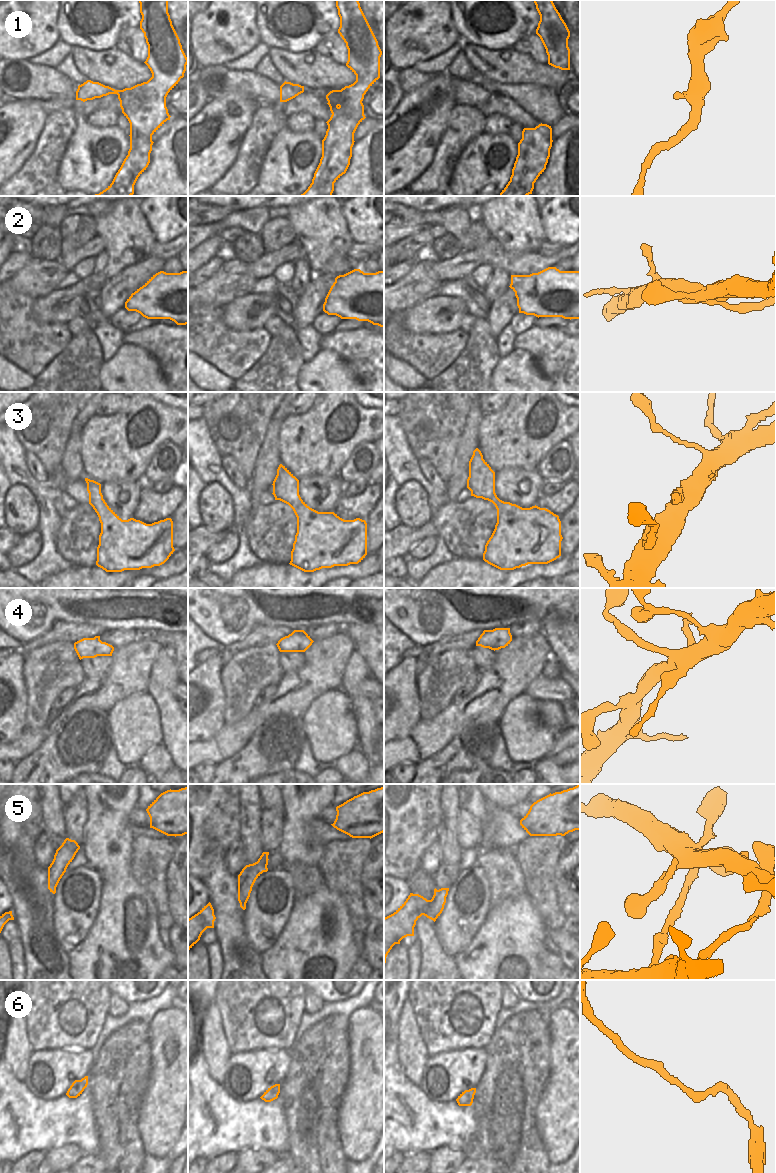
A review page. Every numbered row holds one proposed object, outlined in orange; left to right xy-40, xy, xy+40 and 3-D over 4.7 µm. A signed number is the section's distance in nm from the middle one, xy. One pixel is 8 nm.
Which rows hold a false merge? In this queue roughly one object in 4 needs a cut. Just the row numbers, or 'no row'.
4

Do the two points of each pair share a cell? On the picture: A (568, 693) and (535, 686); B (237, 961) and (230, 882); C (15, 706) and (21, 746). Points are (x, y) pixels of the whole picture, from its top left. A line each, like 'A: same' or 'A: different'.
A: same
B: same
C: different

